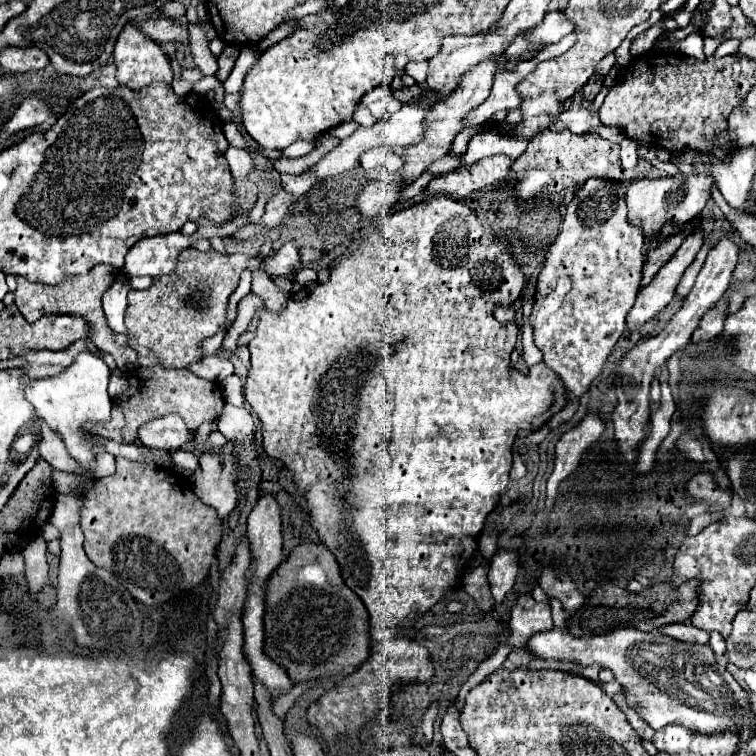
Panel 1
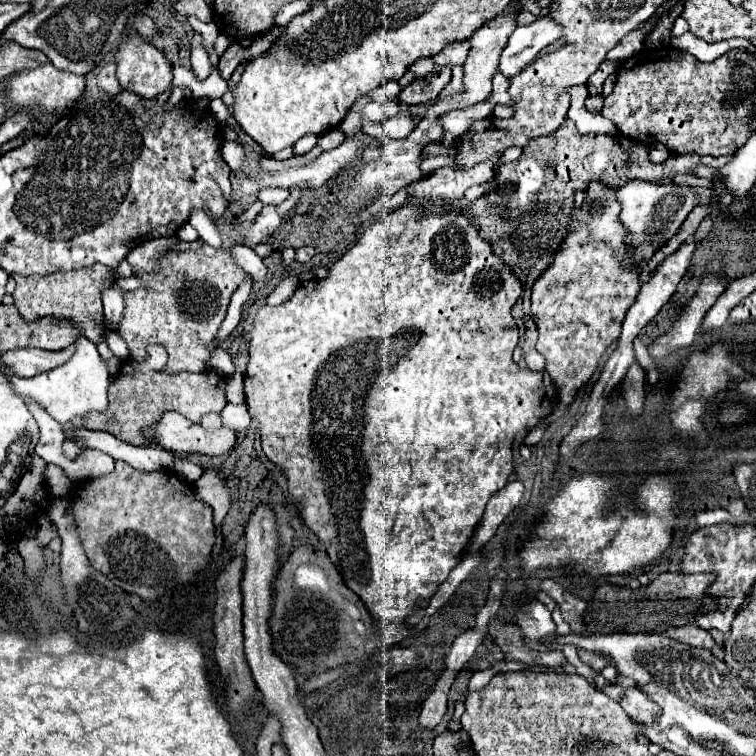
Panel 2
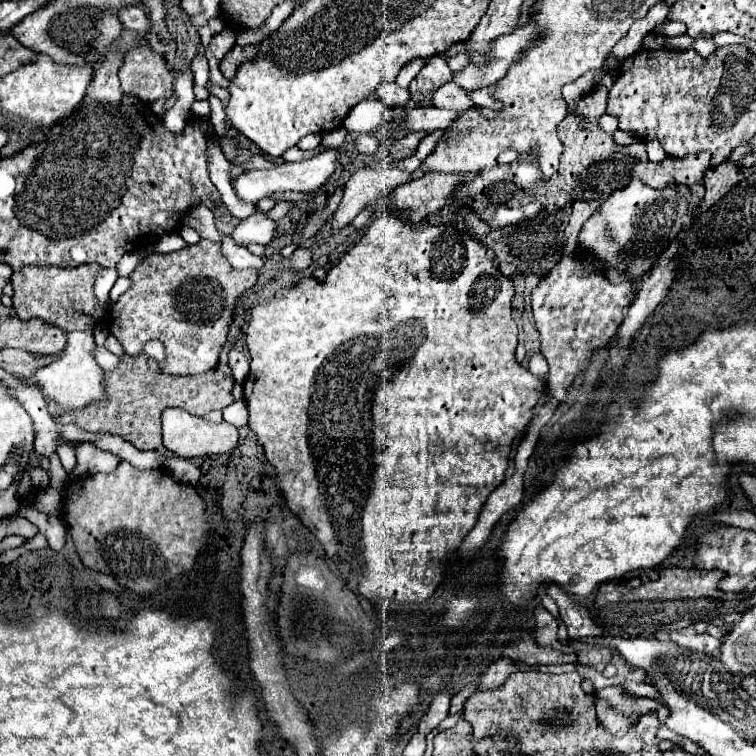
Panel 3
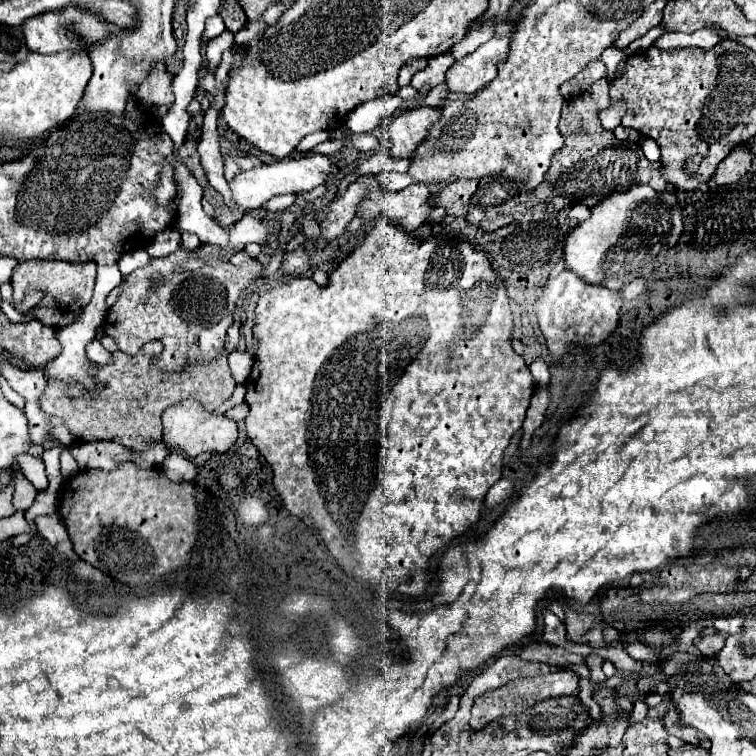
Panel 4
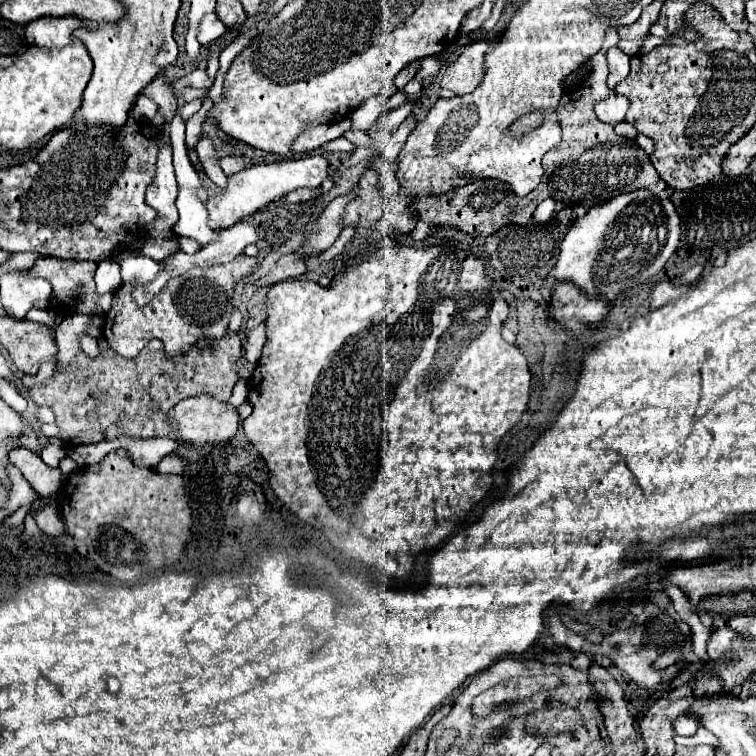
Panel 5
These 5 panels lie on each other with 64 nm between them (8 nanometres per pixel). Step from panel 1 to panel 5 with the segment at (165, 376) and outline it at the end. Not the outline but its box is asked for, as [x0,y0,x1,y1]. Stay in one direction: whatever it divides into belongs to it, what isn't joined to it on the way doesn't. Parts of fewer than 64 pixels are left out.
[28,330,242,444]

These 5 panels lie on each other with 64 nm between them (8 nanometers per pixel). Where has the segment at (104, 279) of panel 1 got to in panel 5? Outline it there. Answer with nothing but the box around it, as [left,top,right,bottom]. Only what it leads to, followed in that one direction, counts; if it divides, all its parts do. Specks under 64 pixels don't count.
[28,258,96,310]

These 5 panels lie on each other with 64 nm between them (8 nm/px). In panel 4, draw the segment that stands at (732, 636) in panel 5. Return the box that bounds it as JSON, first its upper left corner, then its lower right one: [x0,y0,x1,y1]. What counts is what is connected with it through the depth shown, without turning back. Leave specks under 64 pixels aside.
[694,632,726,656]

